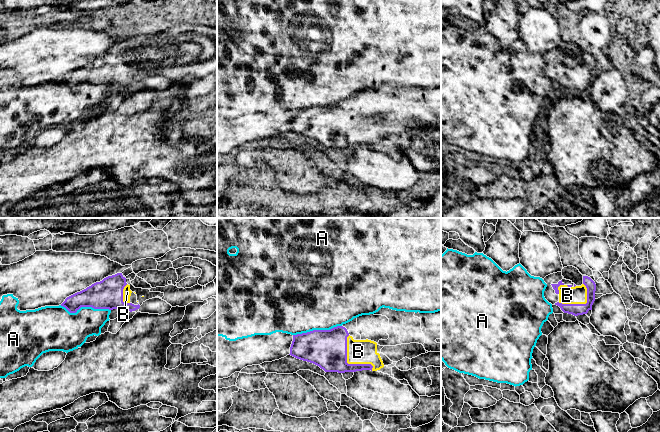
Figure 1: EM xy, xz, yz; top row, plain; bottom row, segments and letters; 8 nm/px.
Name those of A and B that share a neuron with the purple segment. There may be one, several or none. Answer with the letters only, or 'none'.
B

